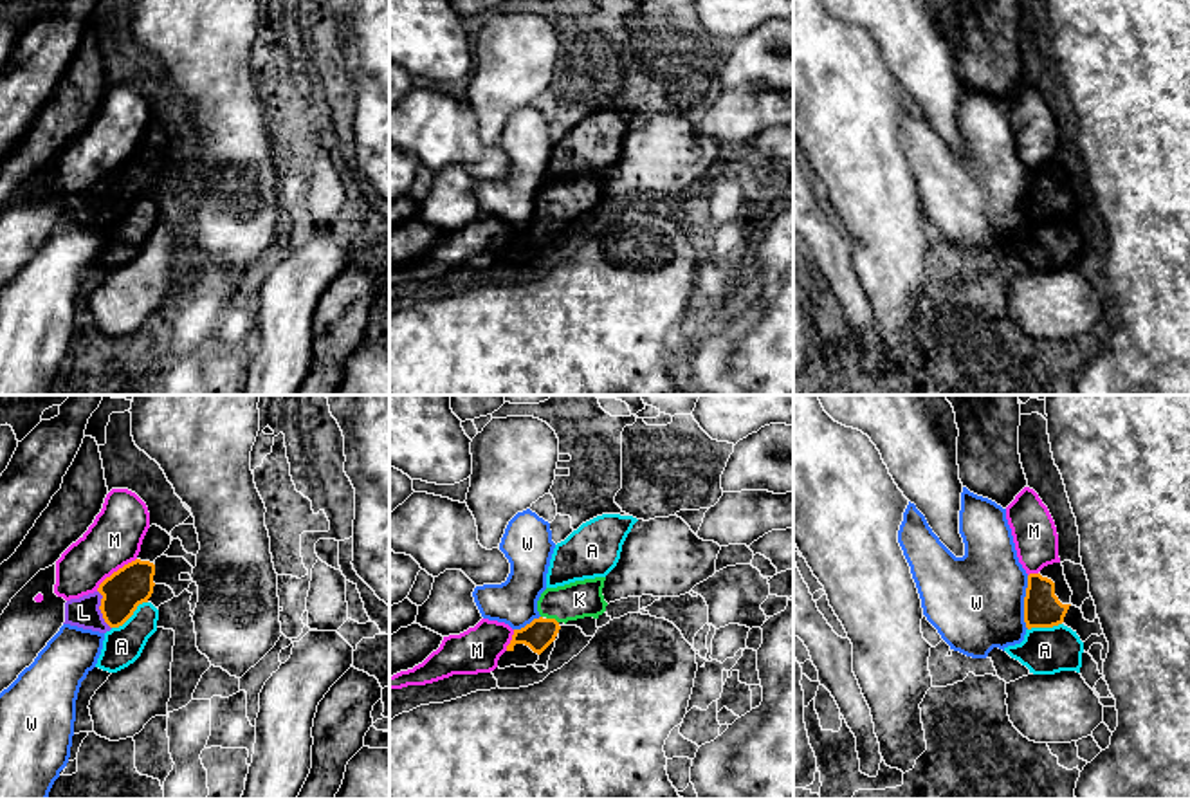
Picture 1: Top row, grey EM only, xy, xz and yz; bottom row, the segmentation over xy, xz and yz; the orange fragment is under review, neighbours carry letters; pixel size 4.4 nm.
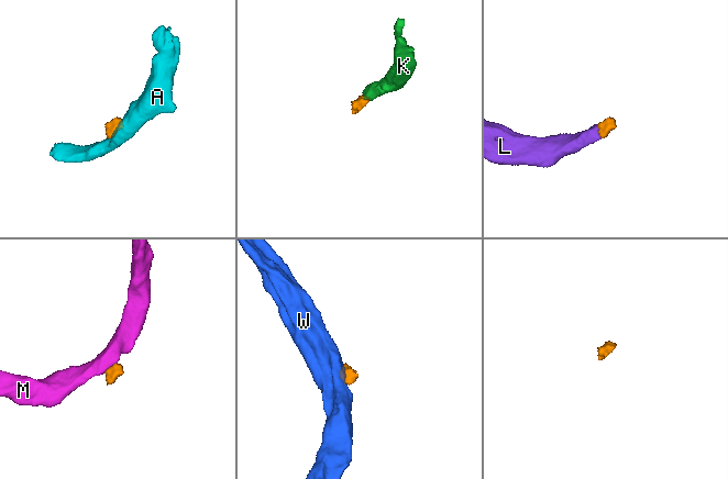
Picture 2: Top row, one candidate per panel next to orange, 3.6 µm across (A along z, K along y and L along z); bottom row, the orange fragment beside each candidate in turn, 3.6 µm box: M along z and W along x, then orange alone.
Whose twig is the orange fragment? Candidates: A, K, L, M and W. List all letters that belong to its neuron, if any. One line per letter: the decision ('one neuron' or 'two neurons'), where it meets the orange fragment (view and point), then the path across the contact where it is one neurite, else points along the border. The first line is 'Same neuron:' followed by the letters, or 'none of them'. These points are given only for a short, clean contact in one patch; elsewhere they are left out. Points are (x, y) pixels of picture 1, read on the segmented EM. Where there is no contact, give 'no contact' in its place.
Same neuron: K, L
A: two neurons; contact xy (130, 615); border xy (146, 601), (121, 624), (112, 628)
K: one neuron; contact xz (552, 619); way xz (540, 633), (552, 619), (568, 603), (579, 599)
L: one neuron; contact xy (100, 608); way xy (132, 585), (100, 608), (83, 612)
M: two neurons; contact xy (114, 572); border xy (136, 558), (114, 570), (96, 590)
W: two neurons; contact yz (1025, 603); border yz (1028, 576), (1025, 590), (1026, 628)

